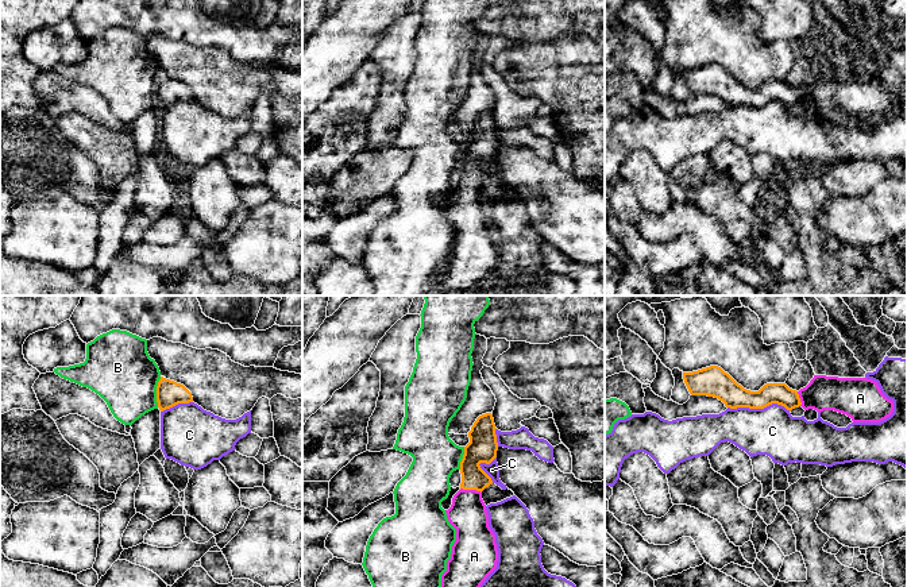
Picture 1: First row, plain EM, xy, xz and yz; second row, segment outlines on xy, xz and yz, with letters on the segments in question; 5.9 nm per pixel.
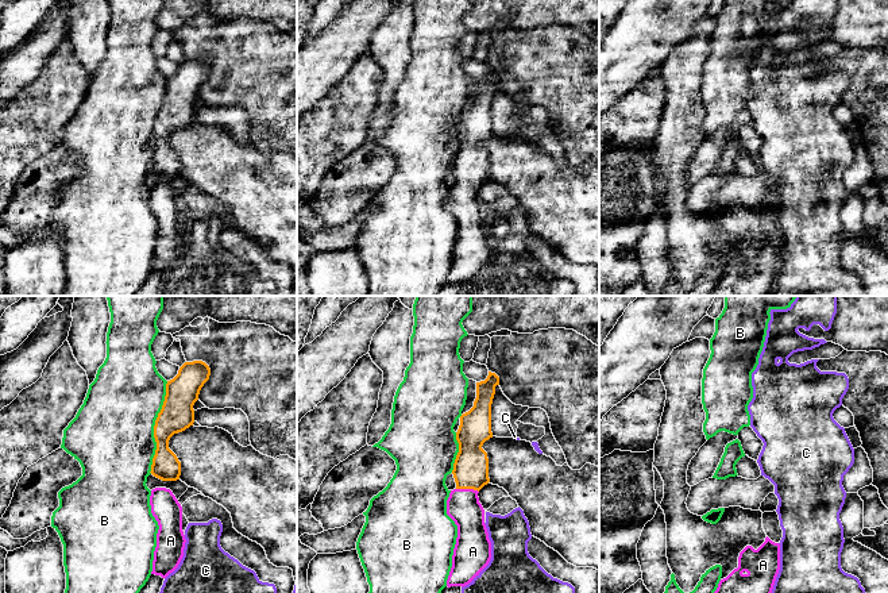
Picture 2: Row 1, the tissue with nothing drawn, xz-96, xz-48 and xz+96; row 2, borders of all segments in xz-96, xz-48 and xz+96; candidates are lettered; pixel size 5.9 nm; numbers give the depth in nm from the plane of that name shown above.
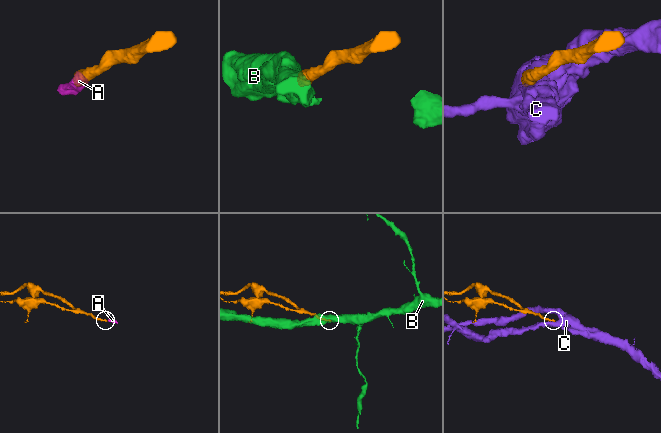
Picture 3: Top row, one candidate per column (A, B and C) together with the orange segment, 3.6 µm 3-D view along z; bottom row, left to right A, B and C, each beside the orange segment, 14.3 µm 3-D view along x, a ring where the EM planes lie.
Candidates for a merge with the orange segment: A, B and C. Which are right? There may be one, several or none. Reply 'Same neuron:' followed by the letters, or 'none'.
Same neuron: A

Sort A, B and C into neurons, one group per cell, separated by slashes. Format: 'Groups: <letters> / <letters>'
Groups: A / B / C

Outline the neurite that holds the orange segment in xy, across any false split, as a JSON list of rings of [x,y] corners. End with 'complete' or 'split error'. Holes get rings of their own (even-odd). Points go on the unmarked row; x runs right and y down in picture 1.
[[[161,74],[157,84],[157,100],[161,109],[178,101],[193,100],[192,90],[181,81]]] | complete

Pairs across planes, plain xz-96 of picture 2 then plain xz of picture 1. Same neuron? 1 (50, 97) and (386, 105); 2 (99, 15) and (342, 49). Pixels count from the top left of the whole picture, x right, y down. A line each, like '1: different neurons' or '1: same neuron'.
1: different neurons
2: different neurons

